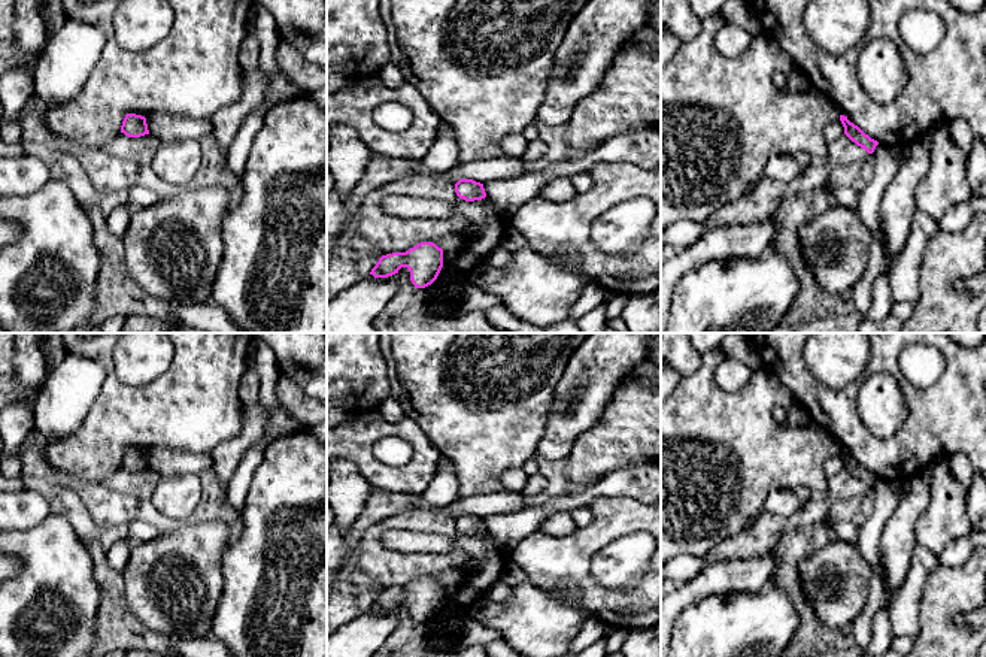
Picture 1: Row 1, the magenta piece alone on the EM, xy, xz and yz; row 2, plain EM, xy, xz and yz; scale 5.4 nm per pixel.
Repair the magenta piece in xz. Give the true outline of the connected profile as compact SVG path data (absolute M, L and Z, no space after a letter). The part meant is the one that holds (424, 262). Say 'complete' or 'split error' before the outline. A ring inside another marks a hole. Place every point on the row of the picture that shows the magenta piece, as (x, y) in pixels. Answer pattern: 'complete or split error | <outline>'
complete | M421 242L406 252L382 255L370 275L388 278L401 267L409 269L410 281L416 288L425 288L437 279L443 267L443 249L433 242Z

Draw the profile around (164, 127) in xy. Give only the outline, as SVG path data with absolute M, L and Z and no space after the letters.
M151 113L146 118L149 134L160 143L175 140L200 140L212 133L210 118L188 118L169 113Z

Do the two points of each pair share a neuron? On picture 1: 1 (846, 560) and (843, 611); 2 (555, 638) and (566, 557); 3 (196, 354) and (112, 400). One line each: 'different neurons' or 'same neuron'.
1: same neuron
2: different neurons
3: same neuron

